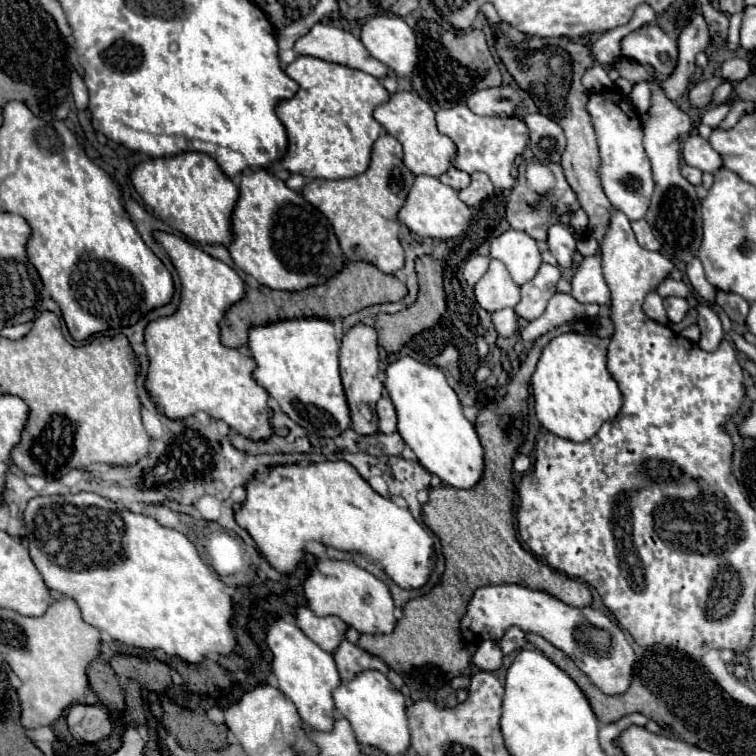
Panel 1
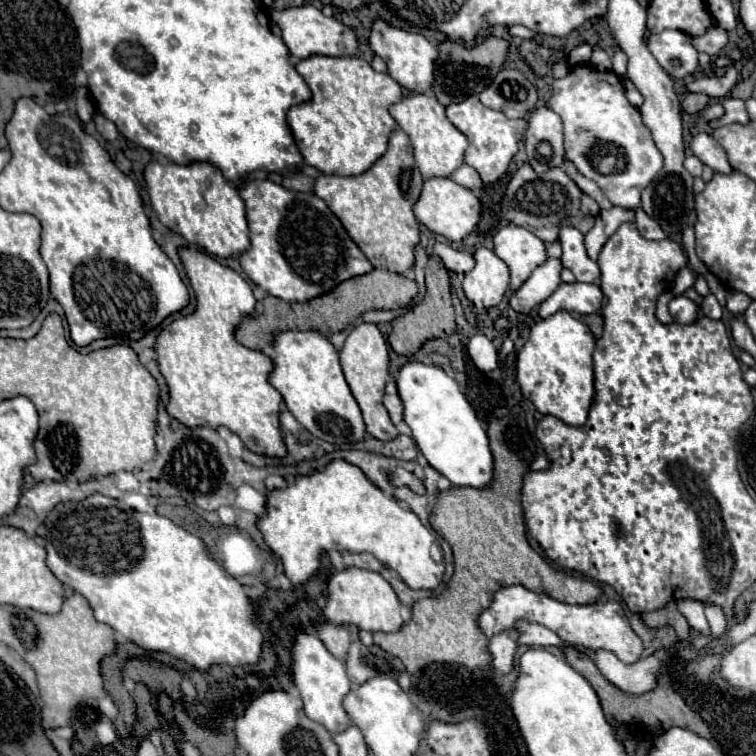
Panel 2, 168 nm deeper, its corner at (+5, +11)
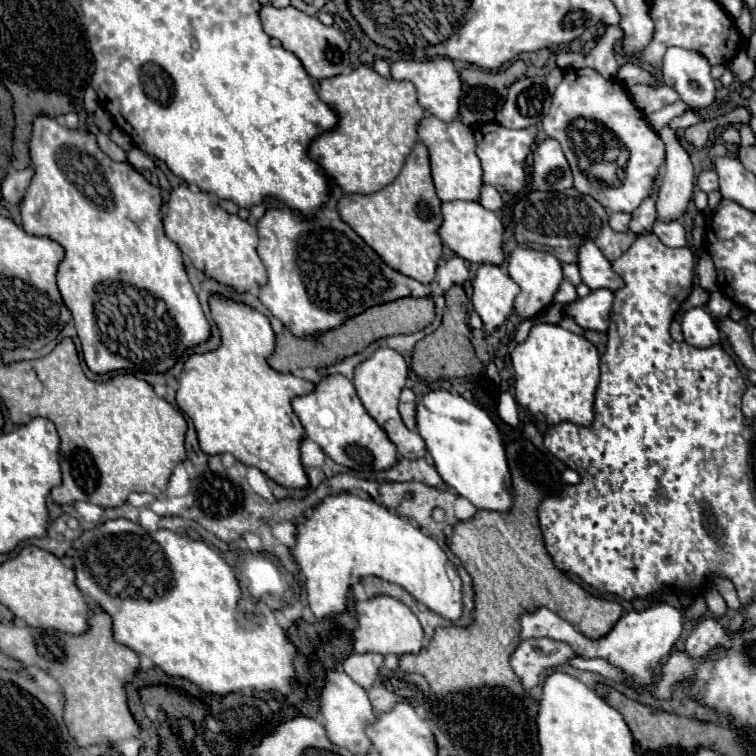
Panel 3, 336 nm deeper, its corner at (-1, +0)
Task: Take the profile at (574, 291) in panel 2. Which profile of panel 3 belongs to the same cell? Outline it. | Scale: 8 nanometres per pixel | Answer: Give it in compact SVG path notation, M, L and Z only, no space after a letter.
M596 289L590 295L566 305L564 315L570 315L582 329L606 331L610 323L612 297L614 297L612 291Z

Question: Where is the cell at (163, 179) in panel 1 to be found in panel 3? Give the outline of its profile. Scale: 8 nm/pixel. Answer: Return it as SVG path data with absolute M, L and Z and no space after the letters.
M188 185L174 187L164 203L164 229L168 239L180 247L192 265L218 283L230 285L236 291L250 291L266 283L266 267L256 253L256 227L246 219L224 211L214 195L192 191Z

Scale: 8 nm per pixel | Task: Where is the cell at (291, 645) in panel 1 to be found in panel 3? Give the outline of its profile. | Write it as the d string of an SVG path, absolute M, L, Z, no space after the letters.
M338 669L326 671L326 685L320 689L320 717L324 719L324 729L332 743L356 755L364 755L364 751L370 751L370 739L366 737L364 727L366 723L372 723L374 715L376 713L368 701L368 695L358 683L344 675L344 671L342 673Z

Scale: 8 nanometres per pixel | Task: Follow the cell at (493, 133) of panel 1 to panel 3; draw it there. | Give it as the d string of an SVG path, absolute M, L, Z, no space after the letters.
M490 123L486 127L476 129L478 145L476 145L476 155L482 161L482 181L496 187L498 191L508 191L508 193L518 193L524 187L526 173L524 173L524 161L530 153L532 143L536 141L536 127L526 127L526 129L508 129L500 127L498 123Z

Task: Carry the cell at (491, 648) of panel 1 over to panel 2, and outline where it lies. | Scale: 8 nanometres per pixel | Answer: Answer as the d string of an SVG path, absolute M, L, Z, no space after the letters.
M508 630L490 638L490 654L494 658L494 670L510 674L514 668L514 654L518 650L518 632Z

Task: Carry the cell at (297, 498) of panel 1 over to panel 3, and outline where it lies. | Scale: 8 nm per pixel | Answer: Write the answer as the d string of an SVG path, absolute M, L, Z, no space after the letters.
M354 493L328 495L318 507L314 507L312 515L304 517L296 523L296 545L292 547L292 557L304 575L304 589L308 607L318 619L330 617L334 613L344 611L346 593L354 581L360 581L366 575L376 575L390 583L404 587L416 601L424 603L428 609L438 613L444 619L456 621L462 613L462 581L448 577L448 557L440 549L440 545L428 537L422 529L414 527L408 519L390 513L384 505L376 501L366 501Z

